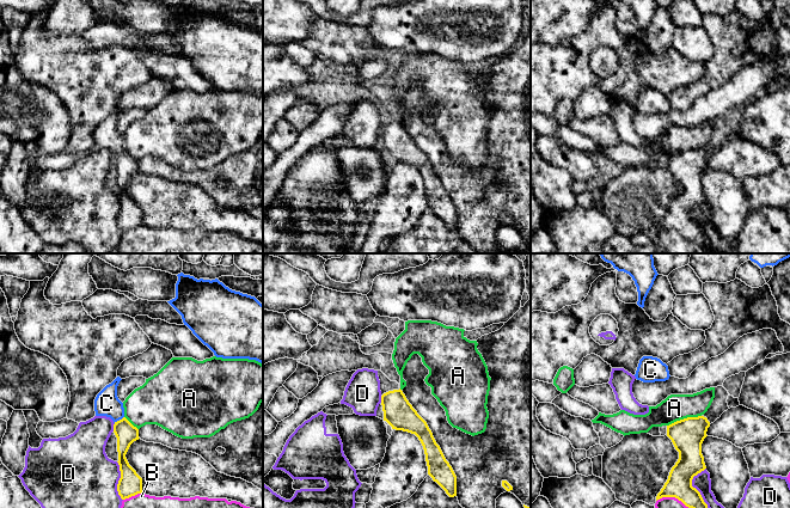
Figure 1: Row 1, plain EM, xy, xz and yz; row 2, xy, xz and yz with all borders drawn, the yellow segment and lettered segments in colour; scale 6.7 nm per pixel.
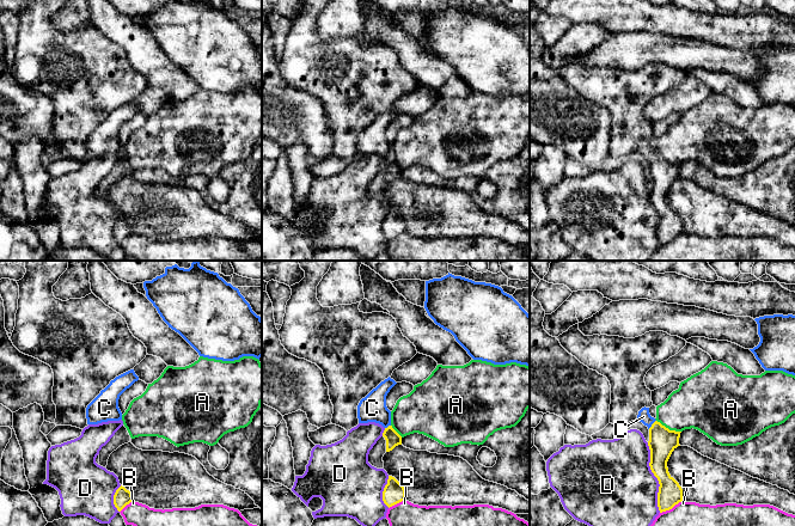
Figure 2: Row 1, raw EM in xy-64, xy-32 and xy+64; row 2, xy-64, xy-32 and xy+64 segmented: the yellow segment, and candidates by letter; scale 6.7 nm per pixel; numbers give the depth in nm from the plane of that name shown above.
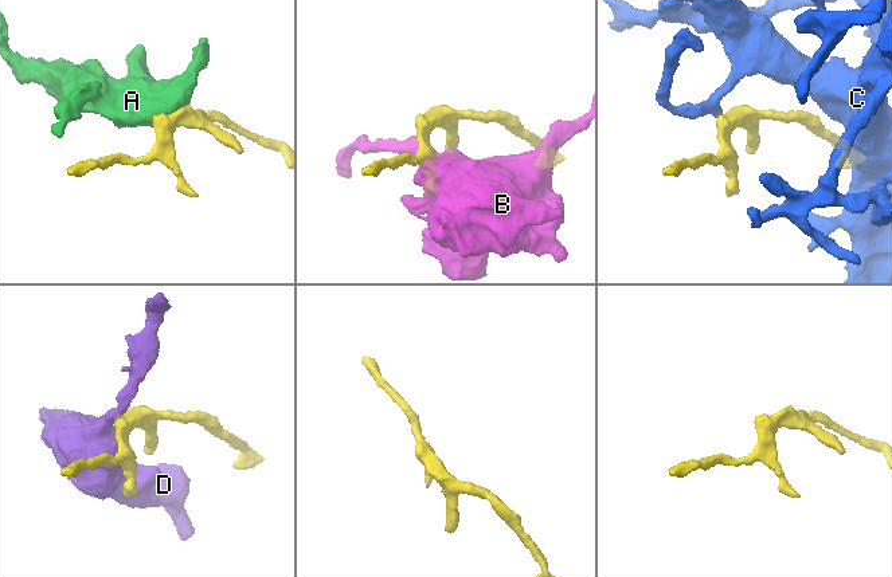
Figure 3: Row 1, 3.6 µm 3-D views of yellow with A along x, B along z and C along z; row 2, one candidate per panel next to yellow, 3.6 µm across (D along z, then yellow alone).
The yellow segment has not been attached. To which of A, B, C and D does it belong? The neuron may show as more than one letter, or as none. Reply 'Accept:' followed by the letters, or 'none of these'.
Accept: C

